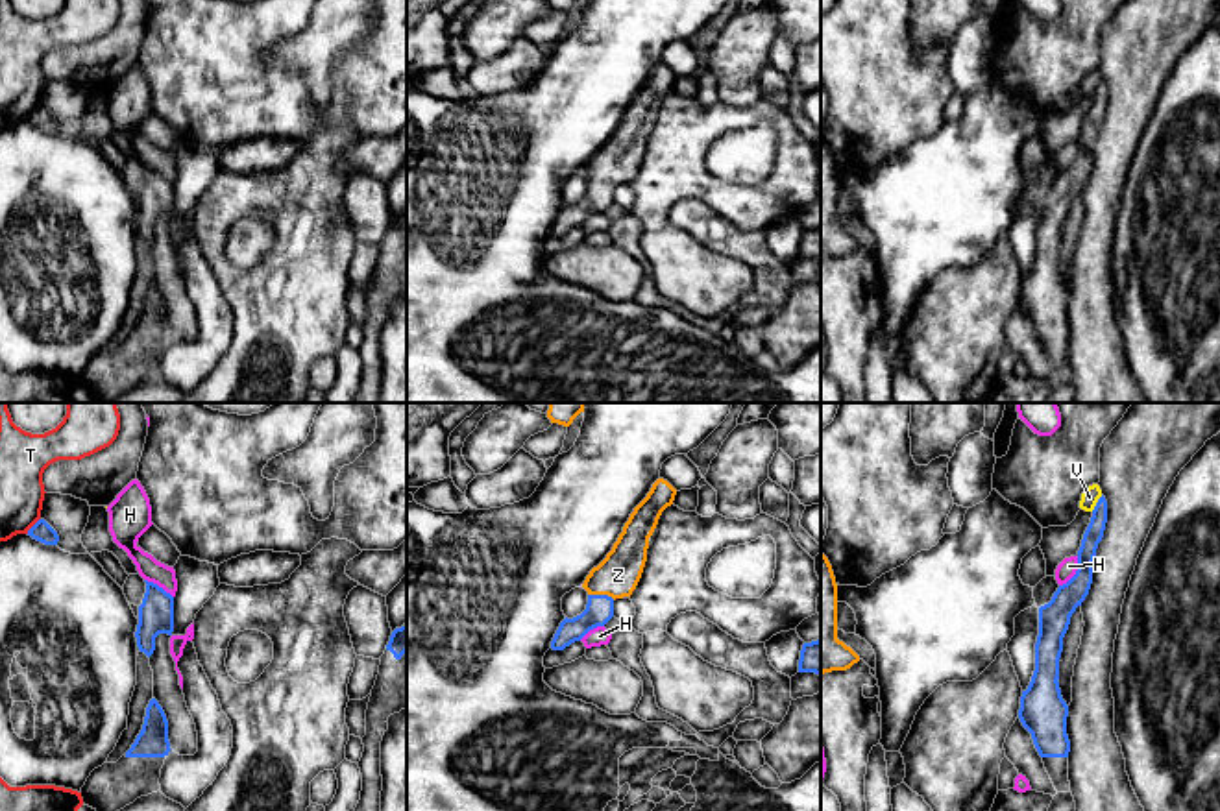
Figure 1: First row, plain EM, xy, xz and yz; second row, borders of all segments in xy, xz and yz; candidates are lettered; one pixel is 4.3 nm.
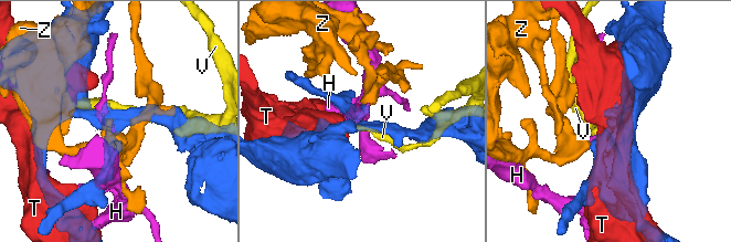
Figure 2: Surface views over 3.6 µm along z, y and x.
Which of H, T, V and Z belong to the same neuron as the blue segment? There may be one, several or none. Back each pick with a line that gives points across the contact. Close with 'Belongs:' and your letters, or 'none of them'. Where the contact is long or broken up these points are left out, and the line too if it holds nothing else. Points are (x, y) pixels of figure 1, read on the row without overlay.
Z: across xz (599, 196), (601, 181), (618, 161)
Belongs: Z

